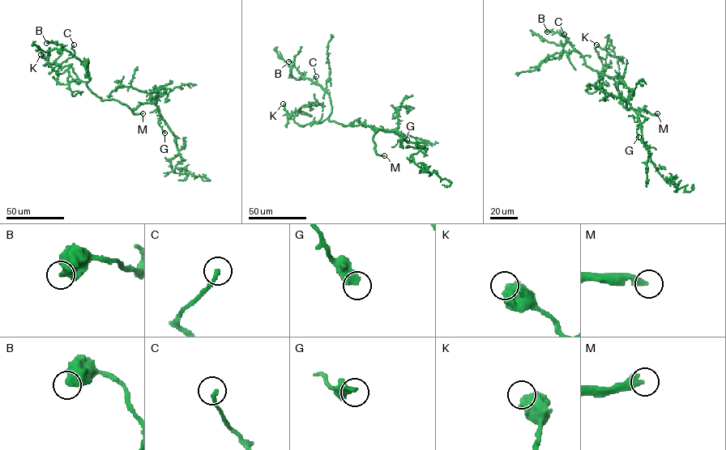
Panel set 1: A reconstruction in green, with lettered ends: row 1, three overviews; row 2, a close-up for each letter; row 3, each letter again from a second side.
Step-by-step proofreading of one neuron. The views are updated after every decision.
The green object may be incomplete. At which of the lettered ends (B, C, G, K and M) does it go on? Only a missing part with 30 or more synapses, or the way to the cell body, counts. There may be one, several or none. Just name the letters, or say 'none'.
C, M

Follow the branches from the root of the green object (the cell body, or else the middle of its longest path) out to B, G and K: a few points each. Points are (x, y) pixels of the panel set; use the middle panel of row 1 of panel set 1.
B: (365, 124), (343, 125), (330, 121), (330, 95), (319, 85), (305, 78), (292, 62), (288, 61)
G: (365, 124), (375, 131), (395, 130), (402, 138), (402, 146), (399, 141), (403, 137), (407, 139)
K: (365, 124), (343, 125), (327, 118), (322, 123), (299, 125), (288, 117), (283, 104)

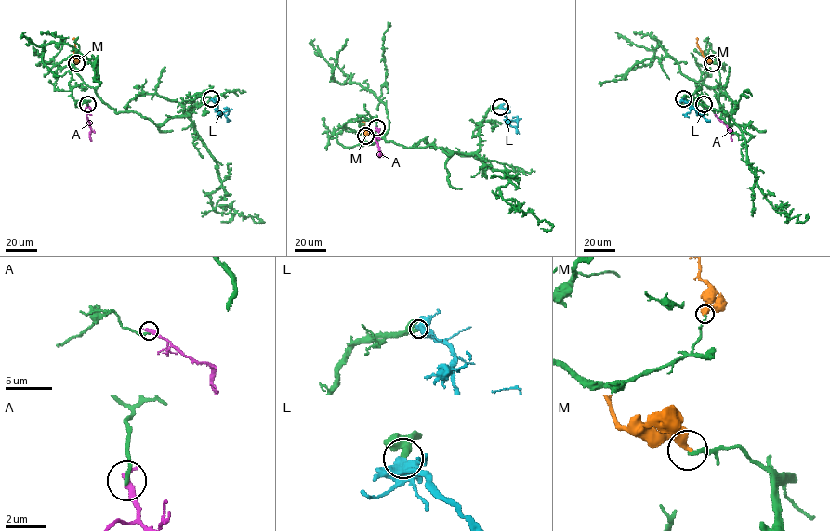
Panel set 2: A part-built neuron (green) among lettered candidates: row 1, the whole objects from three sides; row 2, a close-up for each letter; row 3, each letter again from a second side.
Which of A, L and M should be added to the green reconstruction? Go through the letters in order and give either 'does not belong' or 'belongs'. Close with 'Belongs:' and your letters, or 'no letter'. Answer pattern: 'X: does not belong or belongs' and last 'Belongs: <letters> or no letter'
A: does not belong
L: belongs
M: does not belong
Belongs: L

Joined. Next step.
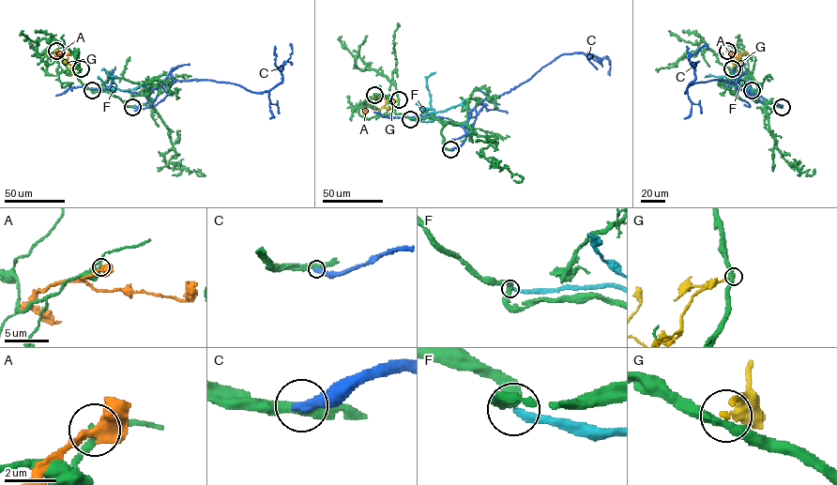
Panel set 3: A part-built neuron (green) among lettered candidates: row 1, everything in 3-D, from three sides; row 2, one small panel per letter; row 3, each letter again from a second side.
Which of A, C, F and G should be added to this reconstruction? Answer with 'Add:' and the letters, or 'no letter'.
Add: no letter

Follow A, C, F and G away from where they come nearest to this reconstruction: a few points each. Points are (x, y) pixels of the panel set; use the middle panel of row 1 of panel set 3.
A: (374, 95), (365, 104), (379, 109)
C: (450, 149), (463, 143), (478, 104), (562, 54), (601, 63), (607, 56), (609, 75)
F: (410, 119), (427, 122), (433, 119), (434, 111), (431, 108), (426, 80), (435, 72)
G: (399, 99), (388, 110), (384, 107), (386, 100)

